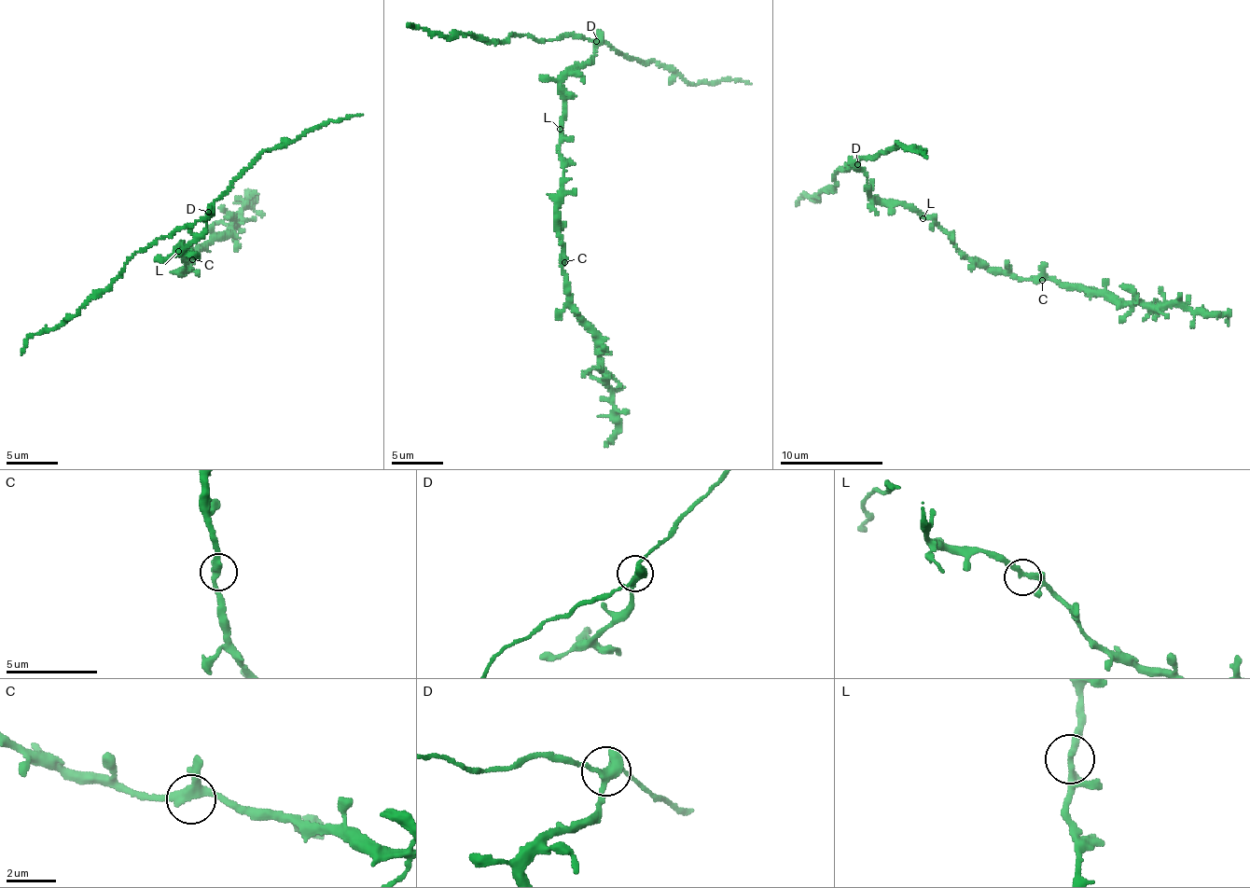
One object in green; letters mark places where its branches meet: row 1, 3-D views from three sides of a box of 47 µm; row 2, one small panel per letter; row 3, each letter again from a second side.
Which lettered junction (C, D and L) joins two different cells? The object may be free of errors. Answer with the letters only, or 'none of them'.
D

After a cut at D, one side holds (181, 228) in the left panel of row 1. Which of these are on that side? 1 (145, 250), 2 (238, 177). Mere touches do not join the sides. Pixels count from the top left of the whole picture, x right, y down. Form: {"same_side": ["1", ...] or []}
{"same_side": ["1", "2"]}

